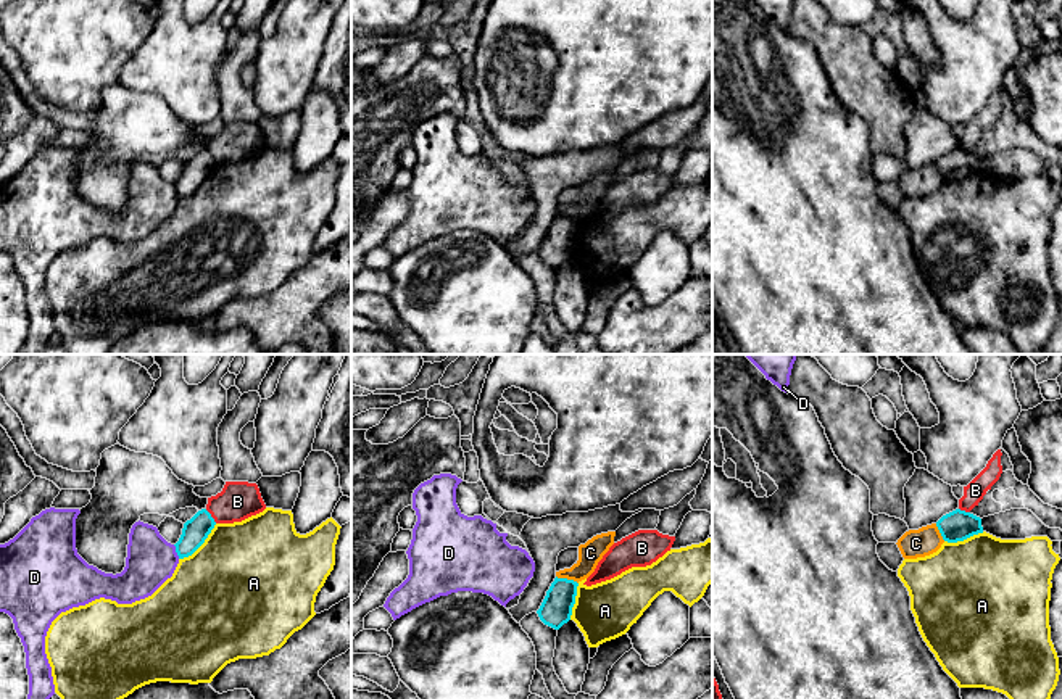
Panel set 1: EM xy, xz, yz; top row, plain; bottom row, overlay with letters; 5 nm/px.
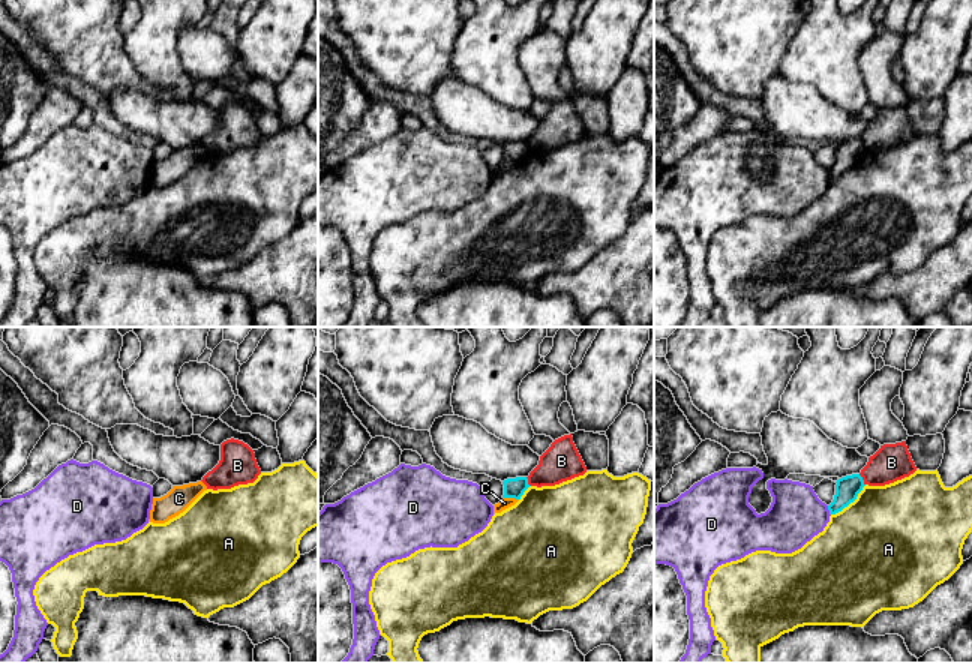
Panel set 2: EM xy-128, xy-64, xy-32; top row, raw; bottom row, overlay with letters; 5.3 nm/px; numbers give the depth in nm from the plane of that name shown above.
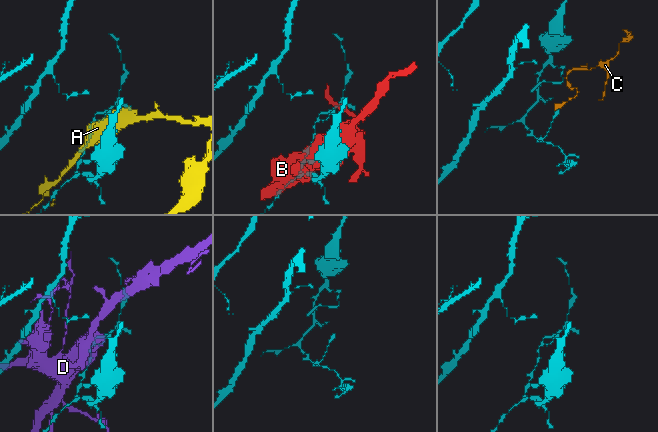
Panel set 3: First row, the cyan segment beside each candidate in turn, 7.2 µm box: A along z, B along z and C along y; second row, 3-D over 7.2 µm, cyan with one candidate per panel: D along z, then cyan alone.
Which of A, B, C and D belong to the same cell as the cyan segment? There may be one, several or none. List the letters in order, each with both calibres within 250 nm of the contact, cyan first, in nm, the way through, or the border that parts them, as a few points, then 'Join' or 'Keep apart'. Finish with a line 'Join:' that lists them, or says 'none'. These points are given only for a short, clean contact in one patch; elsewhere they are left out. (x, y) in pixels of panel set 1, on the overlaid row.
A: Thickness 130 nm (cyan) against 500 nm. Keep apart
B: Thickness 130 nm (cyan) against 190 nm. Keep apart
C: Thickness 160 nm (cyan) against 120 nm. Boundary: xz (556, 575), (572, 579), (577, 583). Keep apart
D: Thickness 130 nm (cyan) against 240 nm. Keep apart
Join: none

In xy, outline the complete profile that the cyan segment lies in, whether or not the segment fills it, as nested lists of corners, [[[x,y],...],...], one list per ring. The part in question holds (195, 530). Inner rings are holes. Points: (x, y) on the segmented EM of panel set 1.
[[[206,509],[187,520],[179,541],[174,544],[179,559],[192,556],[205,543],[214,525],[216,522]]]

